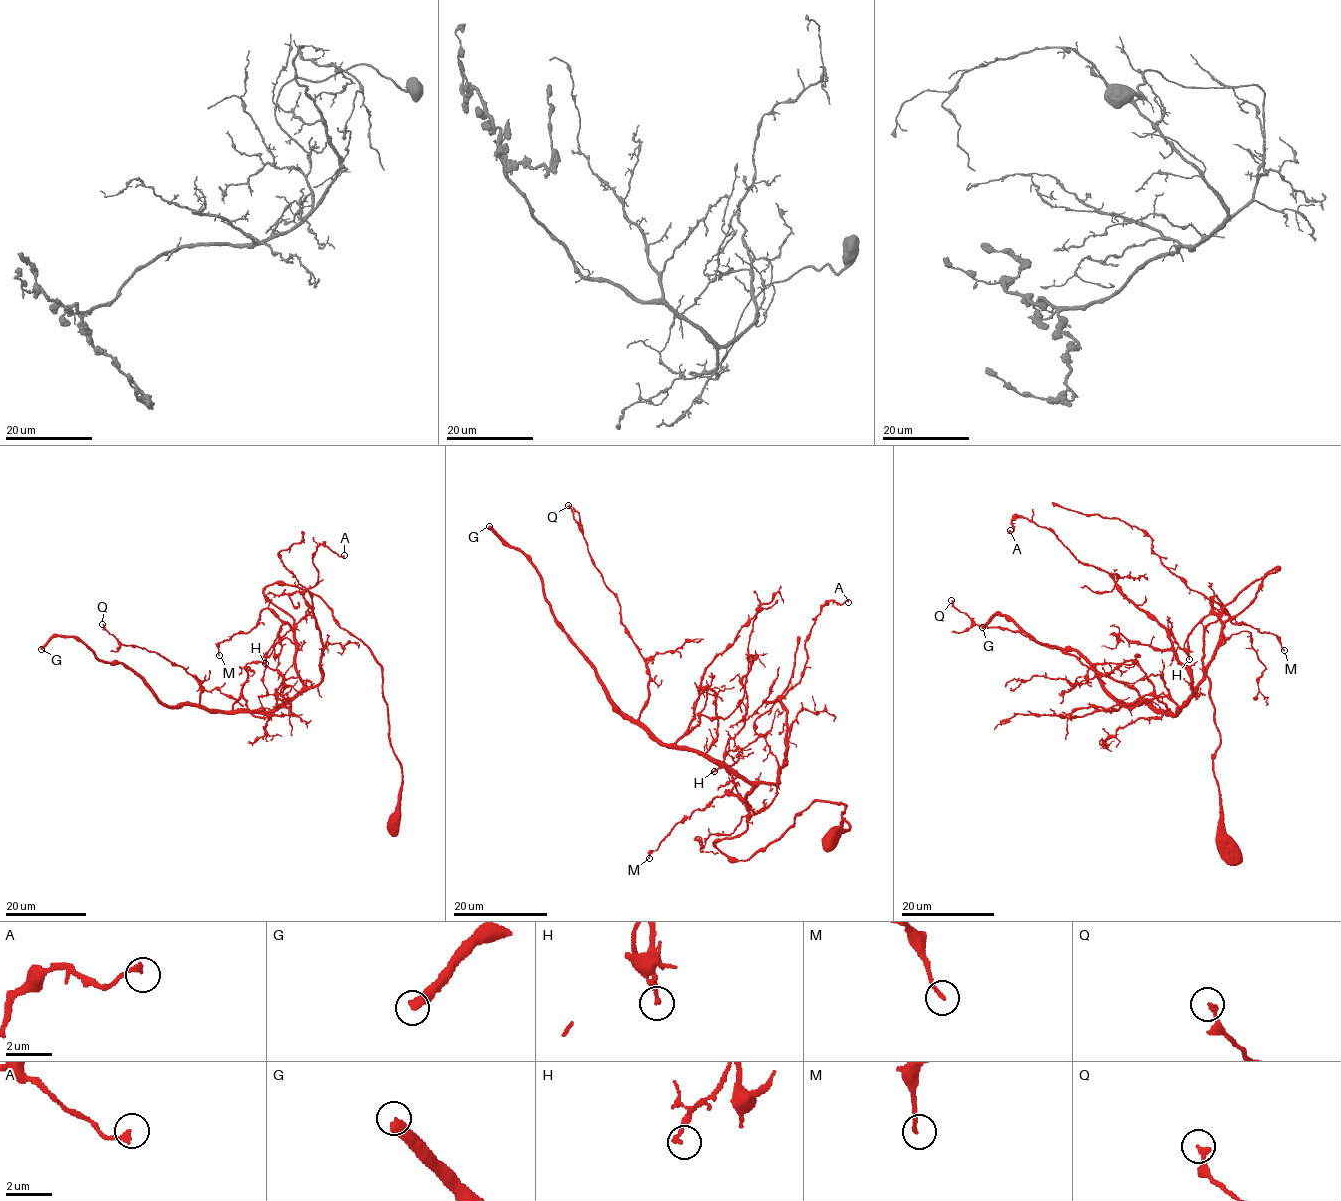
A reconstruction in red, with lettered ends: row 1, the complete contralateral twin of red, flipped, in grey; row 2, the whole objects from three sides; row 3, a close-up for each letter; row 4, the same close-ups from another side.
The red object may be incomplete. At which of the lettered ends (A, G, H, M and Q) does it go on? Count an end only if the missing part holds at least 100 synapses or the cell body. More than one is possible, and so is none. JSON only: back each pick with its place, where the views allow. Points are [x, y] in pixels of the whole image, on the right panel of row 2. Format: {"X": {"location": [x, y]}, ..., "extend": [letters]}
{"G": {"location": [982, 627]}, "extend": ["G"]}

